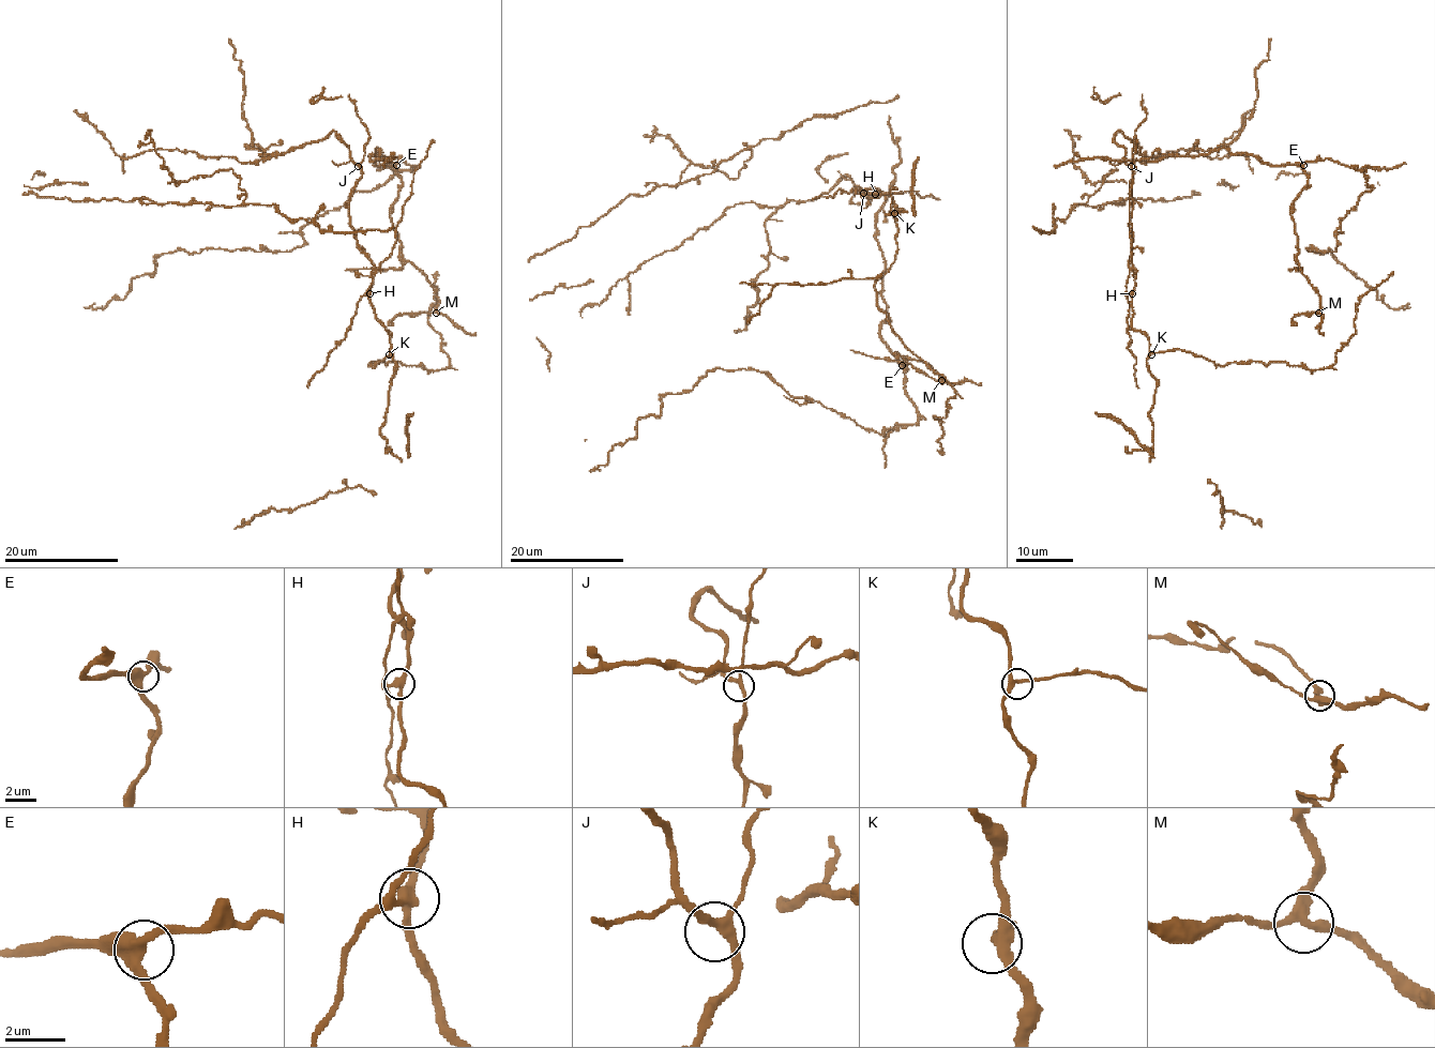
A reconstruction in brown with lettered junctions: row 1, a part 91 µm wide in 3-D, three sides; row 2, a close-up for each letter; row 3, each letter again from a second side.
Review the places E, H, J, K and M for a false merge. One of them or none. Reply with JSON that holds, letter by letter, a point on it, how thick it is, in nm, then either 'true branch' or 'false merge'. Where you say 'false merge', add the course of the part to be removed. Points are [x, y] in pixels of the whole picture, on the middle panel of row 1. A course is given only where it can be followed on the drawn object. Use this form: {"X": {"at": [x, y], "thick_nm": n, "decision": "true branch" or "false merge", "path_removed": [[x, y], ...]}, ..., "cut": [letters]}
{"E": {"at": [902, 365], "thick_nm": 360, "decision": "true branch"}, "H": {"at": [875, 194], "thick_nm": 320, "decision": "false merge", "path_removed": [[875, 194], [872, 188], [884, 194], [907, 191], [938, 199]]}, "J": {"at": [863, 193], "thick_nm": 280, "decision": "true branch"}, "K": {"at": [894, 213], "thick_nm": 280, "decision": "true branch"}, "M": {"at": [941, 380], "thick_nm": 280, "decision": "true branch"}, "cut": ["H"]}

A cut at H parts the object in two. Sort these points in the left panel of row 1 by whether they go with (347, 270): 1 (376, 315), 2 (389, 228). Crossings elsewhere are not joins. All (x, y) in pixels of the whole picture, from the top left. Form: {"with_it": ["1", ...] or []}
{"with_it": ["1", "2"]}

